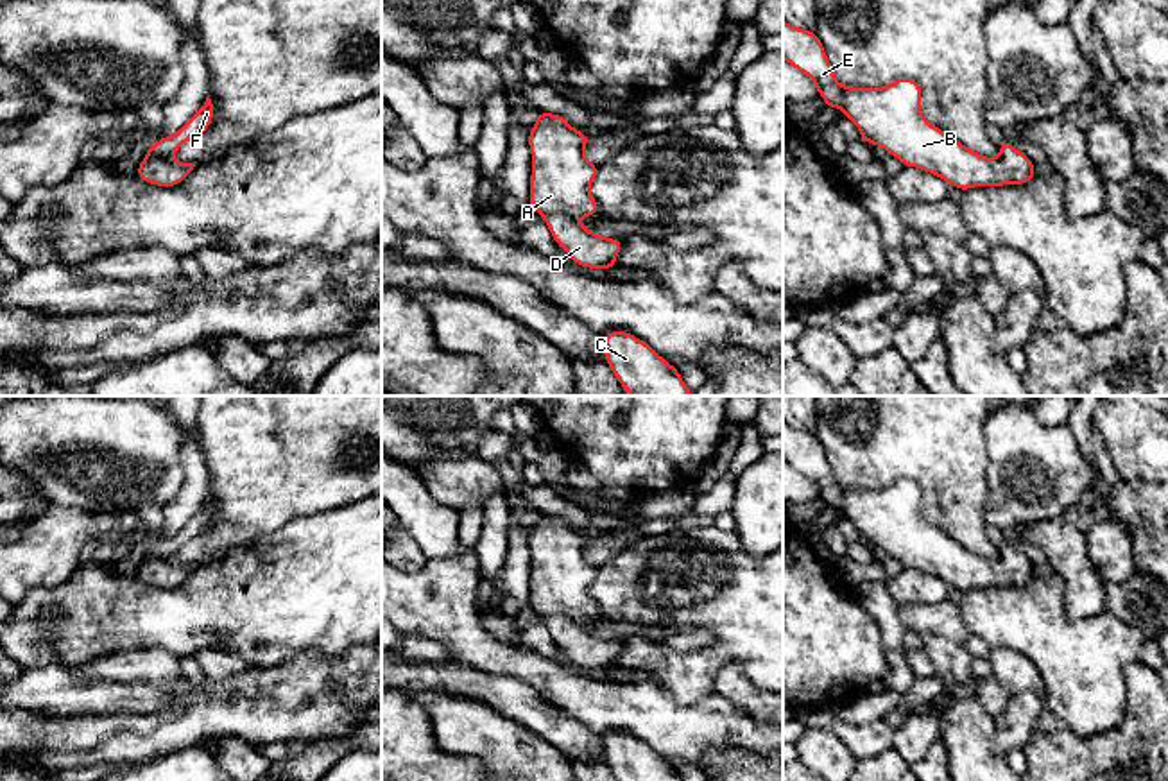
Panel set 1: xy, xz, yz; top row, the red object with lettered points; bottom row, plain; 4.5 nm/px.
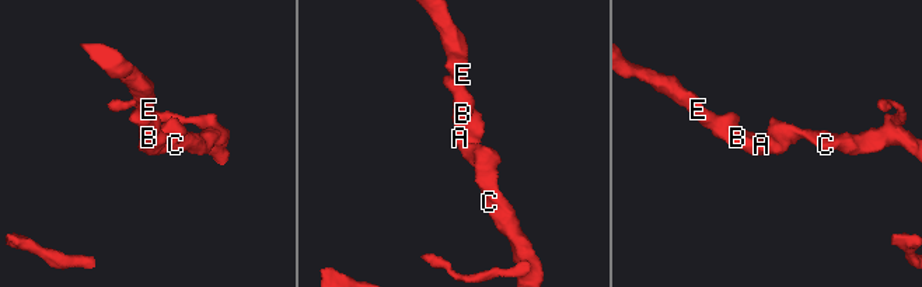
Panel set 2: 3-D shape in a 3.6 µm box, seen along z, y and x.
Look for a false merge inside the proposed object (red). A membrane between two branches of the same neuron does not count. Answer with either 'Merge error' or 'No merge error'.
No merge error

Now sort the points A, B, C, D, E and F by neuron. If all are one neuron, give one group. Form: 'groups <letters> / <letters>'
groups A B C D E F

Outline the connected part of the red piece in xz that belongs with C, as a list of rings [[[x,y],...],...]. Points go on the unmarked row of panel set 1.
[[[627,733],[604,736],[604,760],[618,781],[683,781],[672,765]]]

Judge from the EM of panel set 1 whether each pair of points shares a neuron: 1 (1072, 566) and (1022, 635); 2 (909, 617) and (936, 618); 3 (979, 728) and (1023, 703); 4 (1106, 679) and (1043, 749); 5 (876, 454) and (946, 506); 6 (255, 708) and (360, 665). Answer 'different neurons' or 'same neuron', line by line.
1: different neurons
2: same neuron
3: different neurons
4: different neurons
5: same neuron
6: same neuron

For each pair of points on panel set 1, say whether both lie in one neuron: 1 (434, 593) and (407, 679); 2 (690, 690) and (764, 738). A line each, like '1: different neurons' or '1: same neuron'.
1: different neurons
2: different neurons

